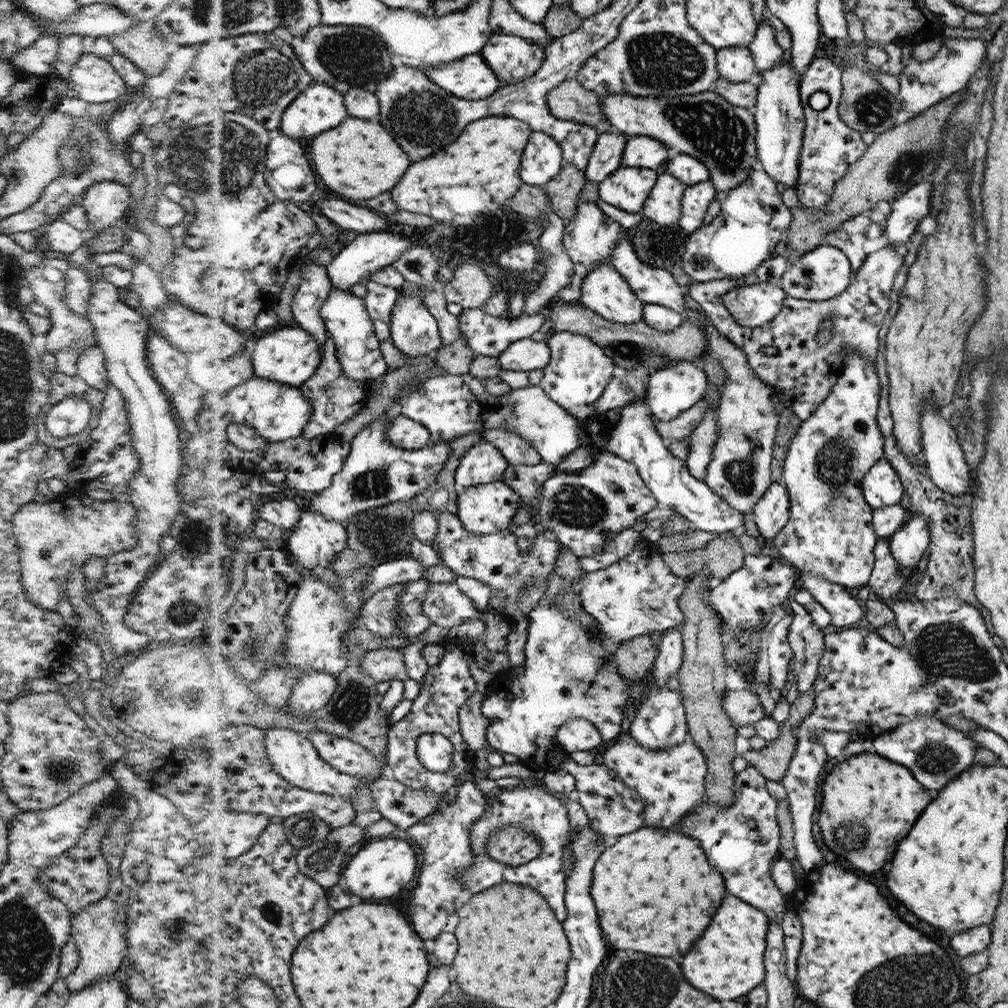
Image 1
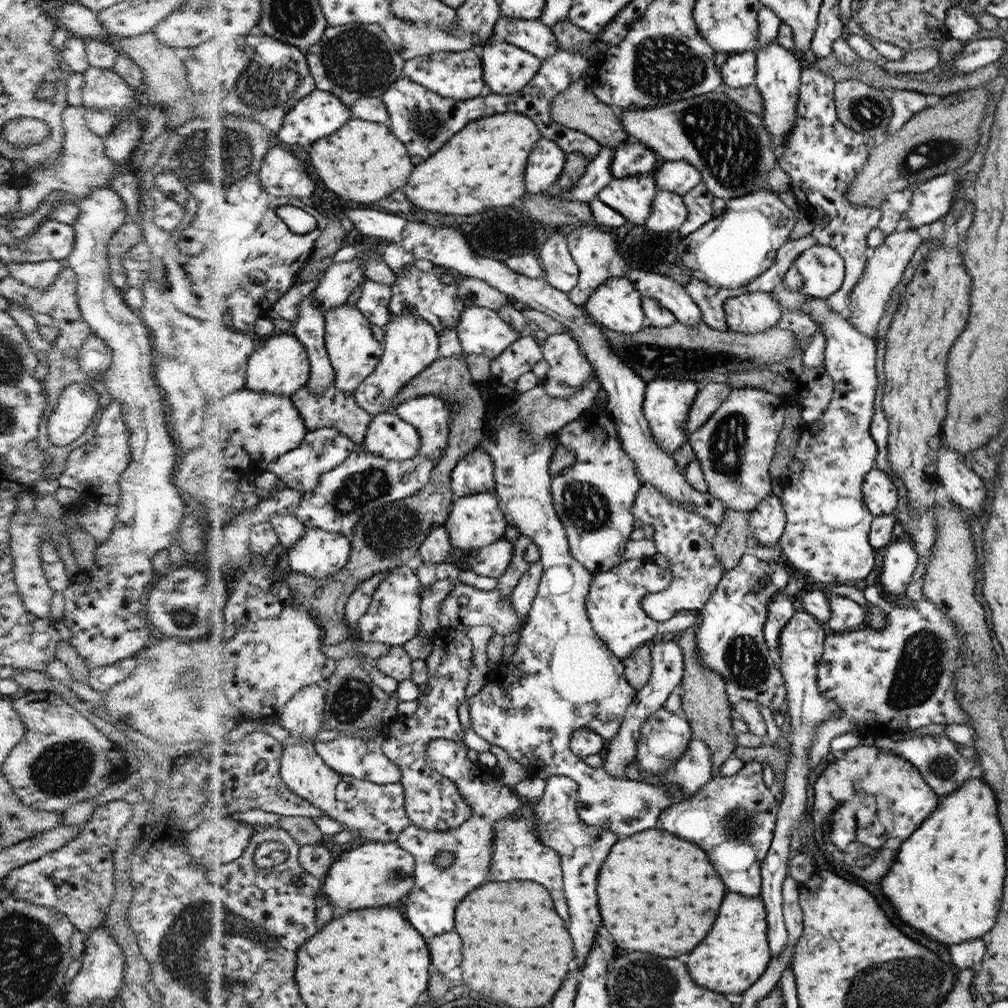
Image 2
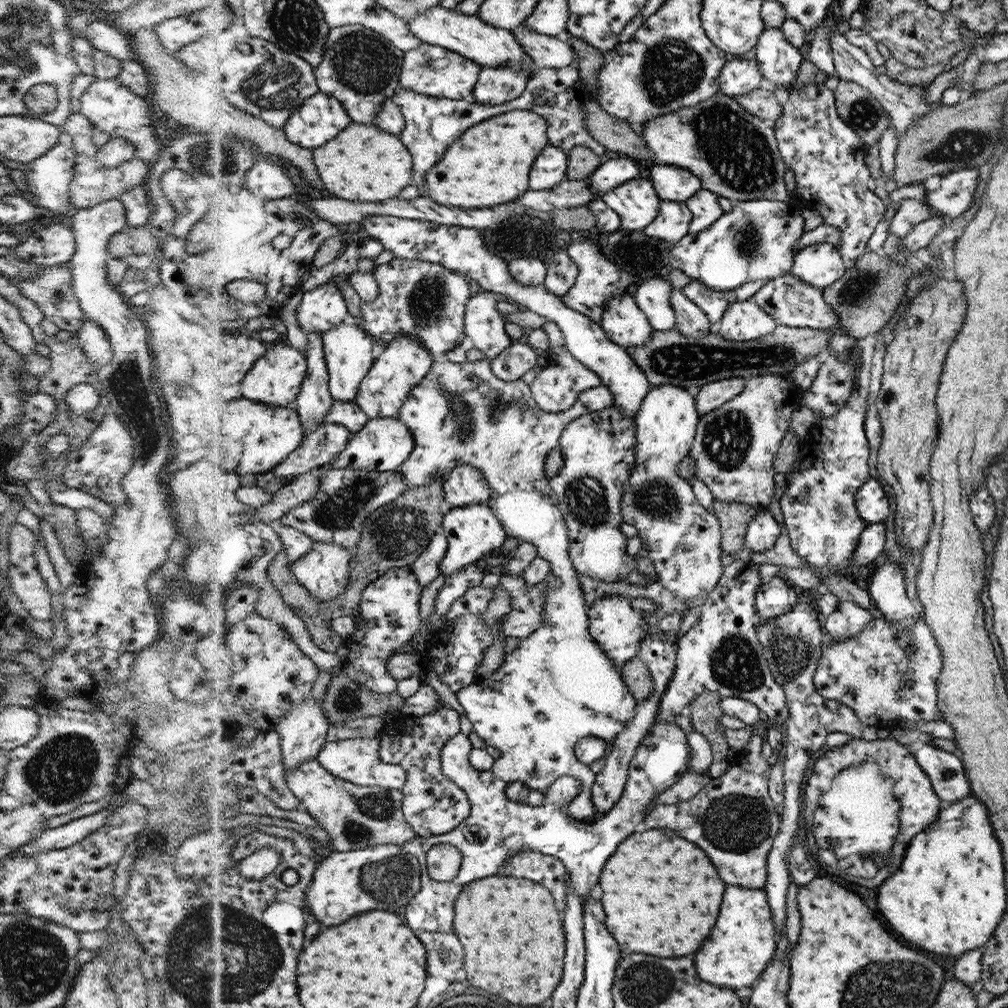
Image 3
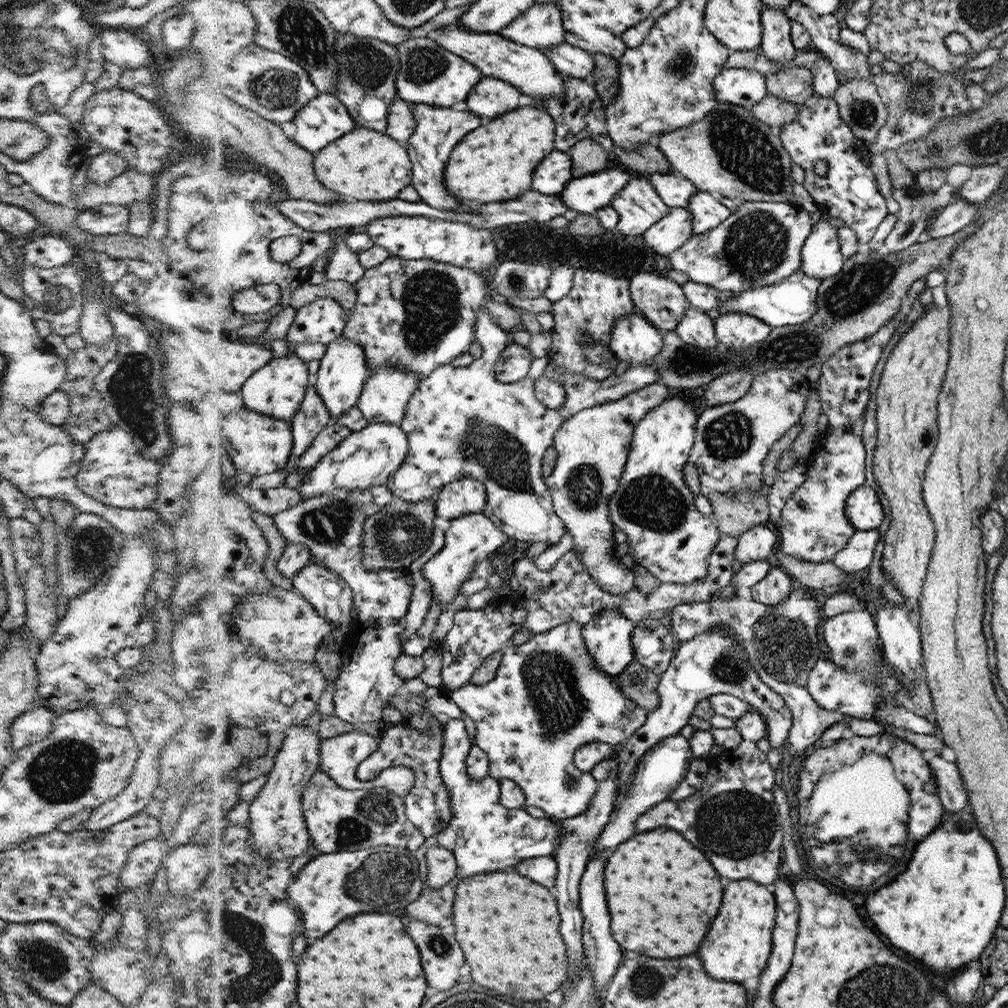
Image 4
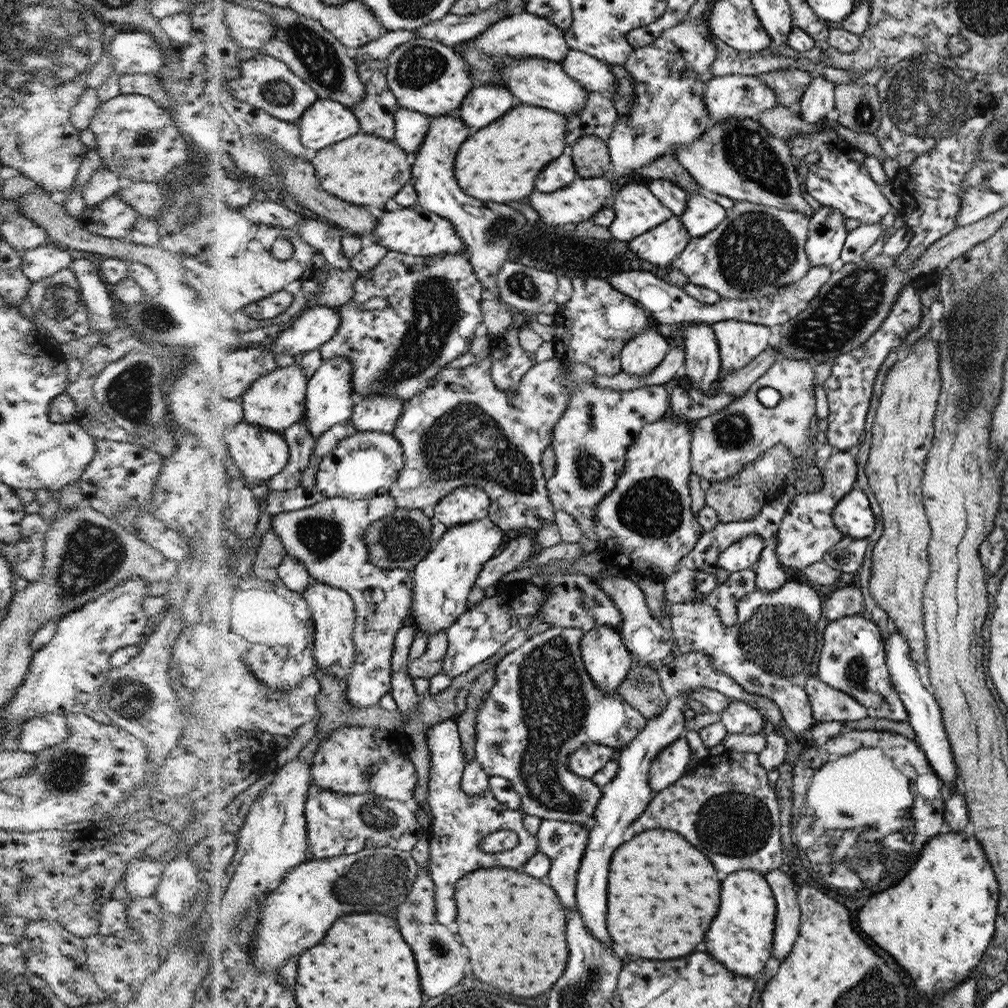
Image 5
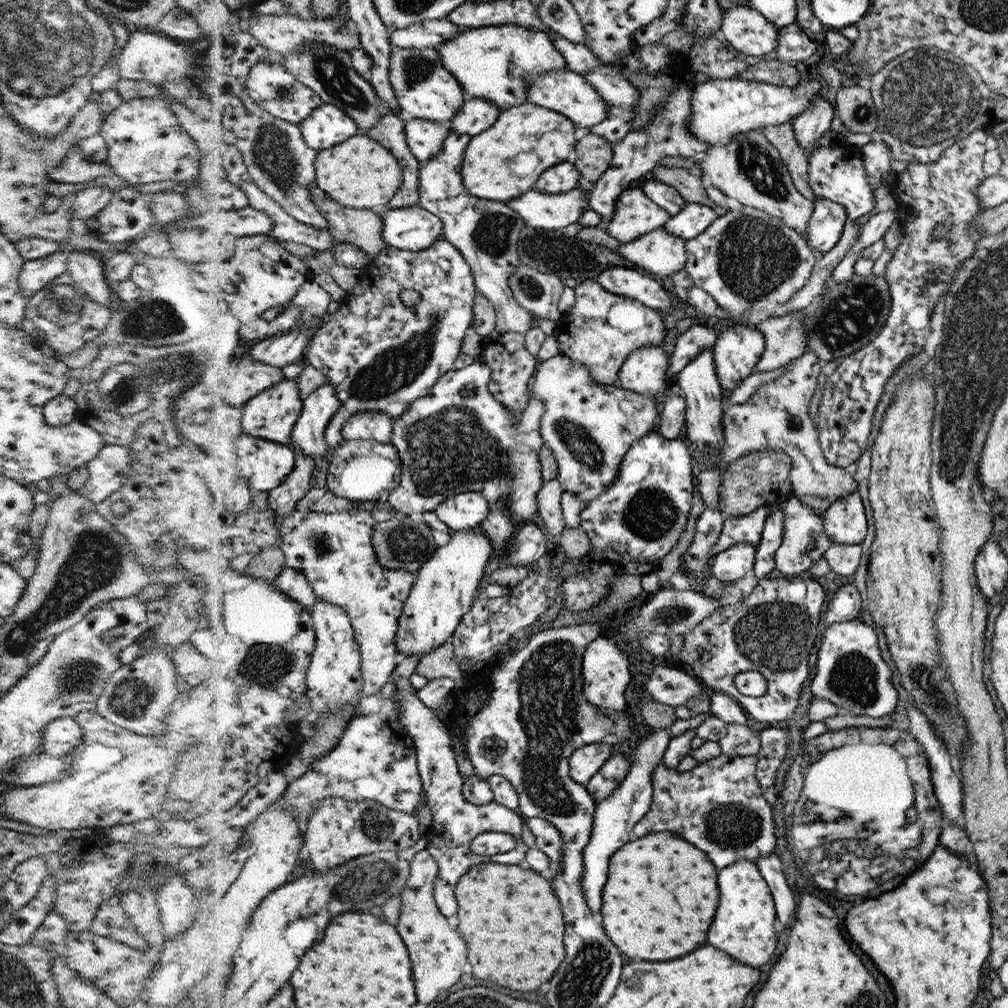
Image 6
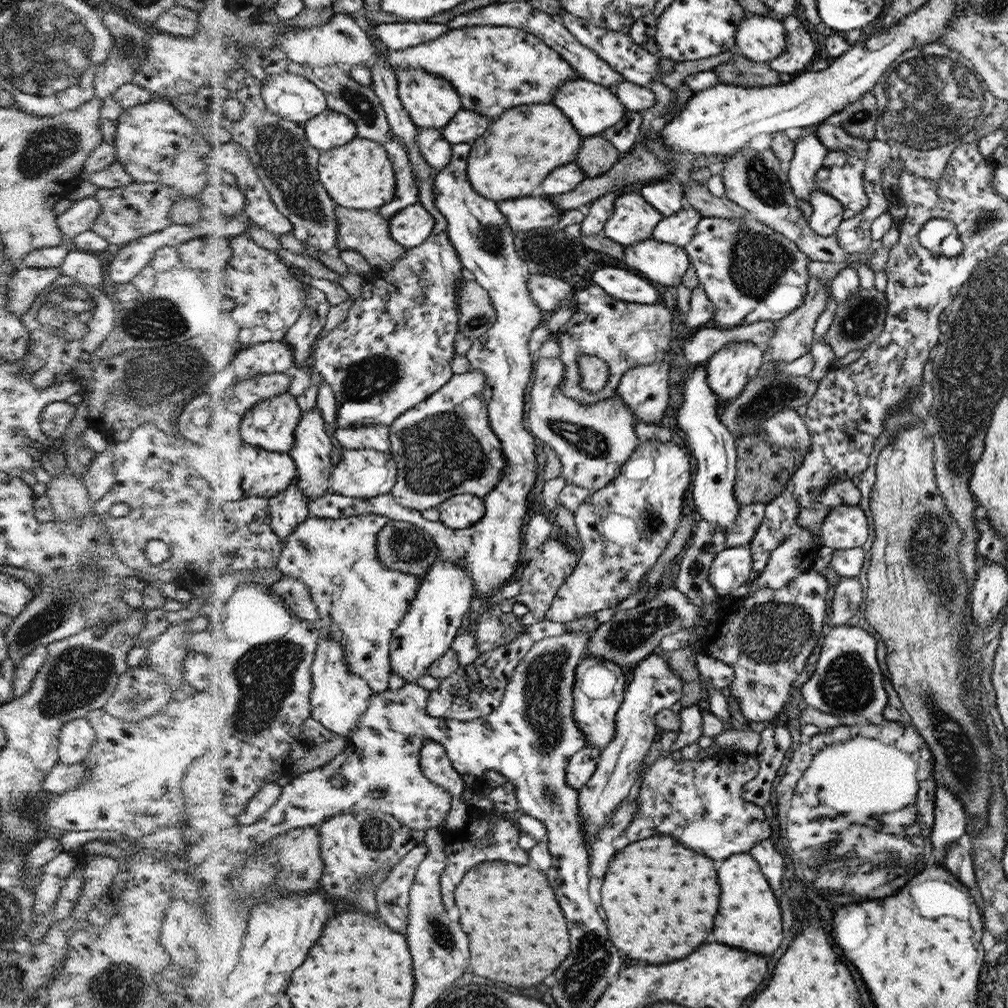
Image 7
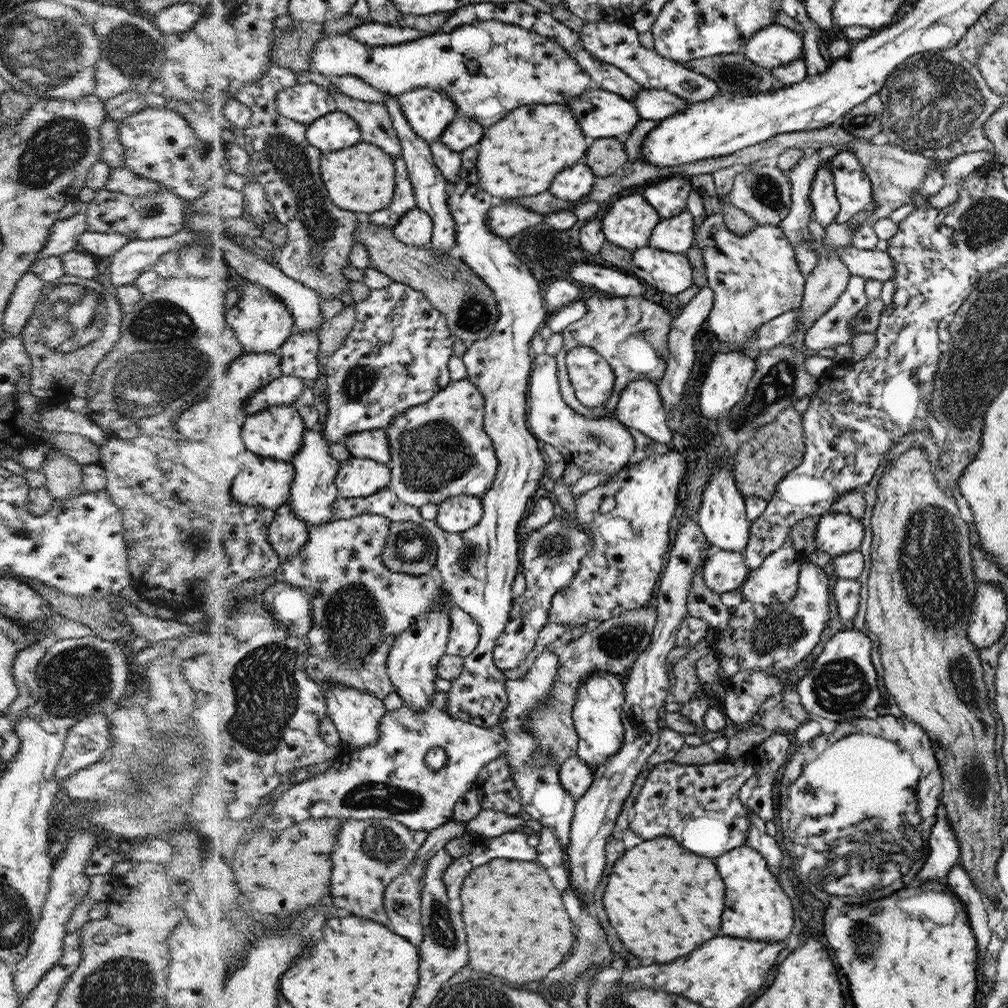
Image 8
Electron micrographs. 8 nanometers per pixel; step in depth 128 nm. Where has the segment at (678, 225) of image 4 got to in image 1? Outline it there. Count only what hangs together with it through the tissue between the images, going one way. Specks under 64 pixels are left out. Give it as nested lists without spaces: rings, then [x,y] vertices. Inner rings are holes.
[[[659,170],[659,178],[641,214],[659,226],[677,225],[682,215],[682,198],[686,187],[669,172]]]

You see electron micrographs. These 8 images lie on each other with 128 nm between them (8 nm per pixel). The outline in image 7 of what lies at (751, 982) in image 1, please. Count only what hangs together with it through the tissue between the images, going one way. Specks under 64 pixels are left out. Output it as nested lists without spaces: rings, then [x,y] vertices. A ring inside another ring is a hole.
[[[750,853],[736,854],[723,860],[720,884],[724,884],[724,904],[720,904],[720,920],[716,920],[714,940],[768,958],[782,942],[782,912],[759,862]]]

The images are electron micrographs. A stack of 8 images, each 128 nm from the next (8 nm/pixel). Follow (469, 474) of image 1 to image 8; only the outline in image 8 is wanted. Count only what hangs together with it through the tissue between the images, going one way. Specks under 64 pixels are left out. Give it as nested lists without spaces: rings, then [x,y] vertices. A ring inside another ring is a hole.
[[[461,495],[440,505],[437,521],[448,532],[461,533],[475,527],[482,518],[482,500],[474,496]]]

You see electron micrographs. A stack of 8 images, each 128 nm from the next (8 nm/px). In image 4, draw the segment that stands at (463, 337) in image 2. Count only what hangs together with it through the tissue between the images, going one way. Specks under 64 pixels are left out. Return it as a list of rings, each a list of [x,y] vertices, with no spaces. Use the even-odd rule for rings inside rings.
[[[485,304],[476,314],[474,328],[476,340],[483,346],[480,358],[466,367],[444,365],[438,368],[428,379],[421,381],[414,394],[407,415],[400,425],[408,433],[411,454],[404,467],[396,472],[389,487],[394,490],[396,498],[403,499],[405,502],[420,503],[431,499],[432,496],[440,496],[442,490],[449,484],[462,478],[478,480],[487,490],[487,505],[483,514],[490,517],[509,537],[527,541],[530,544],[545,542],[549,546],[555,545],[563,538],[566,525],[555,512],[554,502],[541,469],[544,453],[555,443],[555,433],[577,412],[606,404],[610,400],[620,400],[625,395],[655,384],[658,380],[658,370],[656,366],[650,366],[648,363],[630,367],[624,374],[610,376],[608,379],[596,382],[596,379],[586,378],[581,374],[578,376],[566,374],[566,372],[562,374],[562,370],[558,370],[556,364],[549,361],[543,376],[558,380],[566,391],[566,402],[560,408],[547,408],[535,395],[534,379],[520,379],[511,384],[503,384],[496,380],[496,361],[510,342],[510,333],[494,323]],[[576,622],[559,624],[548,632],[535,634],[521,646],[510,646],[503,654],[494,679],[484,686],[468,682],[457,691],[452,690],[454,700],[460,705],[460,710],[464,711],[476,726],[476,747],[481,748],[488,755],[489,776],[495,779],[513,780],[523,789],[528,806],[536,806],[542,810],[542,814],[557,820],[571,819],[573,816],[583,815],[588,810],[588,807],[591,806],[592,796],[595,796],[595,792],[599,788],[599,781],[595,777],[575,767],[575,752],[579,750],[579,747],[588,742],[603,742],[617,748],[626,739],[629,739],[647,720],[644,709],[640,708],[634,701],[628,700],[628,696],[619,687],[616,677],[605,674],[599,668],[595,668],[595,660],[593,660],[587,650],[588,646],[586,646],[586,640],[584,640],[582,624]],[[569,778],[575,780],[573,785],[568,786],[567,780]]]

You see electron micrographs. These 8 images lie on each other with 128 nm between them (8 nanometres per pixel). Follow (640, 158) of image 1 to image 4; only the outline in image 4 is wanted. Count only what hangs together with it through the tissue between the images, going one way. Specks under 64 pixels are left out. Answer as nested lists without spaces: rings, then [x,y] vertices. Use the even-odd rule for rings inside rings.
[[[604,169],[598,172],[572,178],[566,189],[557,196],[570,210],[570,215],[578,212],[593,214],[600,208],[610,206],[612,199],[630,180],[625,169]]]

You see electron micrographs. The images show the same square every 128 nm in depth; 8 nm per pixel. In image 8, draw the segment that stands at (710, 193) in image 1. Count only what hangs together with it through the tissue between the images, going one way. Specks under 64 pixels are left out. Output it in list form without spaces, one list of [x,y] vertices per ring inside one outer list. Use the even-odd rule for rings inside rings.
[[[686,210],[672,218],[662,218],[651,237],[652,248],[678,254],[686,253],[695,242],[694,217]]]

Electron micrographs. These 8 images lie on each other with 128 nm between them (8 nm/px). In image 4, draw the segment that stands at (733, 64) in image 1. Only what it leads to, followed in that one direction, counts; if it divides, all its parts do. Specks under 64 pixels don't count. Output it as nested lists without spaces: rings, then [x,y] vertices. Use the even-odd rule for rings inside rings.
[[[724,68],[714,80],[715,99],[751,108],[770,93],[766,76],[752,68]]]

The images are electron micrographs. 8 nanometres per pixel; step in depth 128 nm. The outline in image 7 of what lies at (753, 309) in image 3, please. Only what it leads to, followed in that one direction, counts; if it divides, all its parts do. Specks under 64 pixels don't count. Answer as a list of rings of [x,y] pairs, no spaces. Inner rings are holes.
[[[726,344],[708,360],[708,387],[726,405],[746,390],[763,366],[762,347],[758,344]]]

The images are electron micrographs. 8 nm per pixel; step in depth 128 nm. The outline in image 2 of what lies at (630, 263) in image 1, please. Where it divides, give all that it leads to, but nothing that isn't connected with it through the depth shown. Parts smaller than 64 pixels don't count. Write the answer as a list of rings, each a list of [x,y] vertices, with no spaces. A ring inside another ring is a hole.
[[[629,268],[628,280],[639,289],[642,297],[654,297],[661,305],[671,309],[678,320],[686,326],[697,326],[703,320],[699,305],[687,292],[686,286],[670,277],[637,268]]]

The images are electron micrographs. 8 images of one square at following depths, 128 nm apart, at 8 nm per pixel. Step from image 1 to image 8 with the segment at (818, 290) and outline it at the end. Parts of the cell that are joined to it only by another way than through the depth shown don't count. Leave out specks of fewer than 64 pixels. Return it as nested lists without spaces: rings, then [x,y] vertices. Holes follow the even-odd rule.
[[[829,163],[818,167],[809,194],[813,206],[812,219],[819,228],[826,228],[834,223],[842,206],[836,194],[835,178]]]

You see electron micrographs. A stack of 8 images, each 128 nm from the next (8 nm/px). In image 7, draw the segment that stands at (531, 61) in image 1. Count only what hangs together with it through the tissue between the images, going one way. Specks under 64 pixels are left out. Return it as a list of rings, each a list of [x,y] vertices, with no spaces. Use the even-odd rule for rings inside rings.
[[[461,109],[456,118],[444,129],[445,137],[454,145],[471,143],[486,132],[492,120],[473,110]]]

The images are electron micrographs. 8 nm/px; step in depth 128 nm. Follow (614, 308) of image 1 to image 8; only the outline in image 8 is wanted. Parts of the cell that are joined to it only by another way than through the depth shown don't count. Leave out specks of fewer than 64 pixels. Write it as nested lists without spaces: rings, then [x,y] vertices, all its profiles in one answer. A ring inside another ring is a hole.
[[[632,380],[620,395],[615,416],[627,429],[634,428],[653,441],[670,442],[672,432],[666,426],[666,409],[660,390],[652,380]]]

